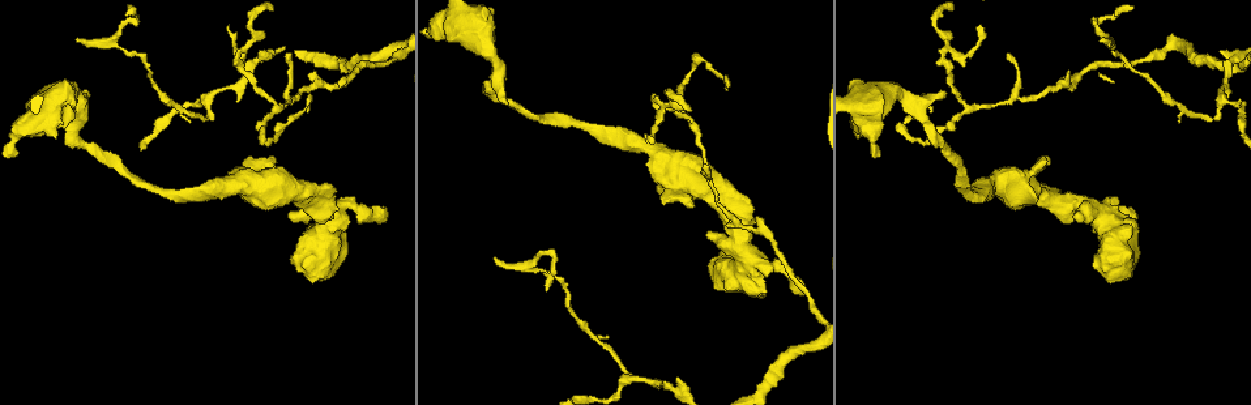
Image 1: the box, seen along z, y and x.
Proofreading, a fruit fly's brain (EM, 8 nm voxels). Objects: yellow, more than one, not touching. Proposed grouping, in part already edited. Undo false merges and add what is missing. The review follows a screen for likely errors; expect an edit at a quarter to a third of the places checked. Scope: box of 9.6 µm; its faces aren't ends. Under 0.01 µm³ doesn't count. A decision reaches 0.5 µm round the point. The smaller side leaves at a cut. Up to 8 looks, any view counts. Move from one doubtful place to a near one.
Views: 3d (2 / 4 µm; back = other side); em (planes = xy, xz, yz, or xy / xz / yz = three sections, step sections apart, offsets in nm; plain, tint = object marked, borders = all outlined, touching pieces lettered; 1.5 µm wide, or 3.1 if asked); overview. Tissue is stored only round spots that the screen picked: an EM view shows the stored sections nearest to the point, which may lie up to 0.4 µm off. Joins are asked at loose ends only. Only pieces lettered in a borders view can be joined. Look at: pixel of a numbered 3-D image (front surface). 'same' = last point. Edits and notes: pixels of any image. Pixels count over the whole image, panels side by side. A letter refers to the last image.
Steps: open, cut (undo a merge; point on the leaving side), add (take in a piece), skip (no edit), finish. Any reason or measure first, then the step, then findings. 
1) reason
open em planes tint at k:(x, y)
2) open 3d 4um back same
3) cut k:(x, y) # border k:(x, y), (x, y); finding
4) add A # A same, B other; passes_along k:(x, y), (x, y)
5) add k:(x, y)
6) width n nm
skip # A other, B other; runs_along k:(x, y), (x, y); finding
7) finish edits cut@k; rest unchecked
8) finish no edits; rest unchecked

branch stops here
open 3d 2um at 1:(387, 215)

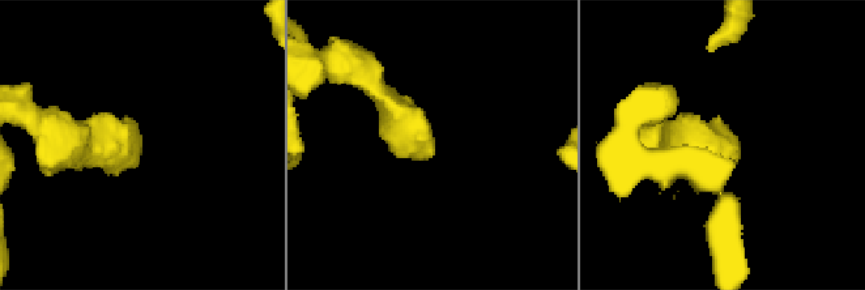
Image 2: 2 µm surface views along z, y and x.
shape alone is not enough
open em planes borders at 2:(432, 149)

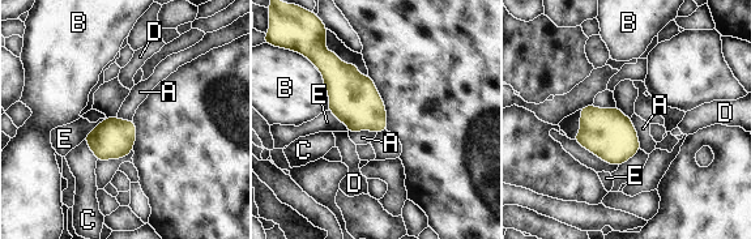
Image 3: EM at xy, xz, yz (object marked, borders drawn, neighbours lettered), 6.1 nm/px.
skip # A other, B other, C other, D other, E other; border 3:(630, 118), (640, 148); no lettered piece goes on from it

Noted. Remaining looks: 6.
open 3d 2um at 1:(229, 27)

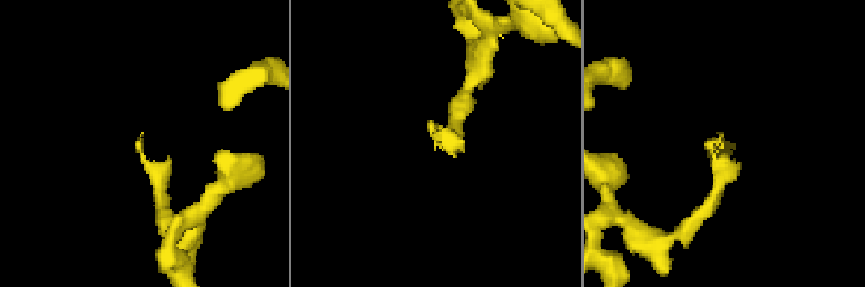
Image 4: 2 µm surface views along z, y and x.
open em yz step 8 tint at 4:(432, 126)

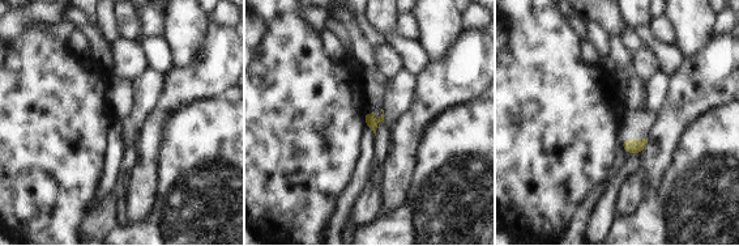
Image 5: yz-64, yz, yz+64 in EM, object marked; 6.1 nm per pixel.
another direction
open em planes borders same

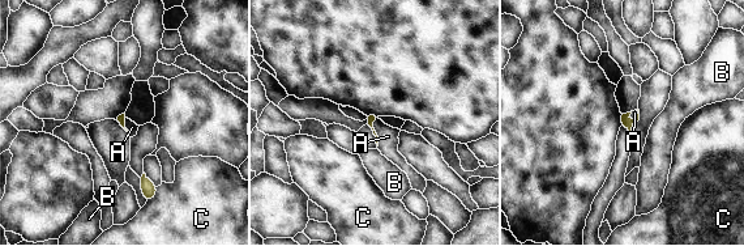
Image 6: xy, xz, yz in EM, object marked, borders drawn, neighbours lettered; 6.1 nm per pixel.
add A # A same, B other, C other; passes_along 6:(371, 118), (375, 132), (388, 136); the cell continues

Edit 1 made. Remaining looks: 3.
redraw
open overview

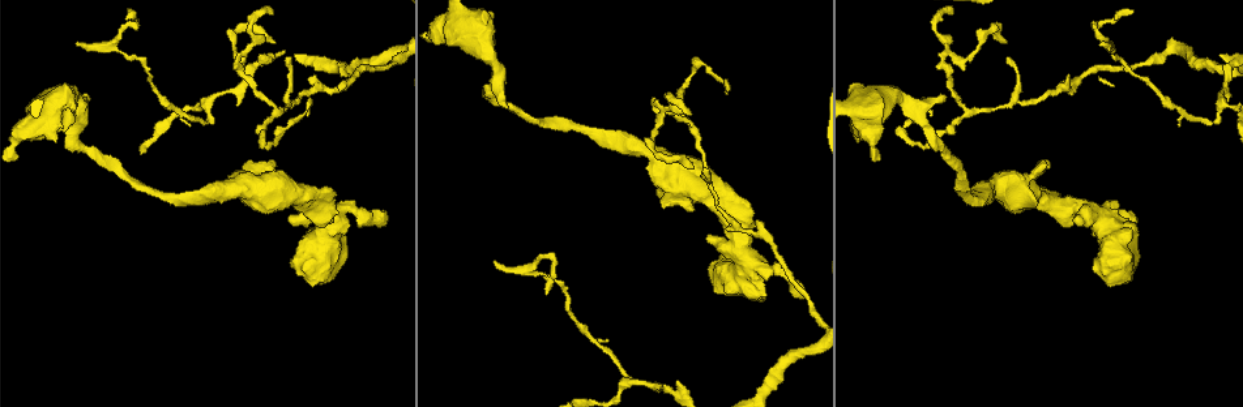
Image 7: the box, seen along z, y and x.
sharp bend
open em planes tint at 7:(1098, 21)

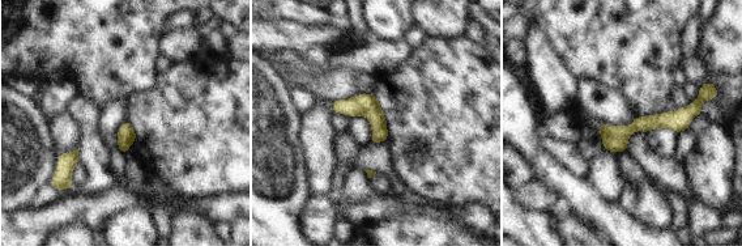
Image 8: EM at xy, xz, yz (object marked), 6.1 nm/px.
open em planes borders same

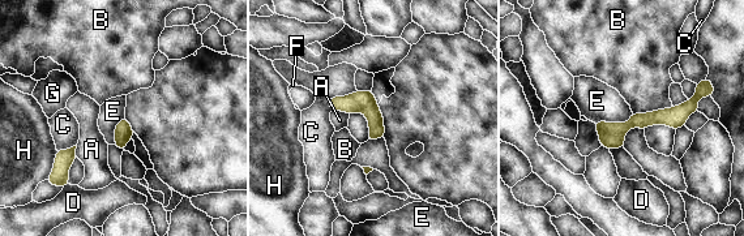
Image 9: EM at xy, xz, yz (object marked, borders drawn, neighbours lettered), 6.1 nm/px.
skip # A other, B other, C other, D other, E other, F other, G other, H other; runs_along 9:(693, 102), (602, 140); one cell here

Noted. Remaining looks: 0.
finish edits add@6; rest unchecked

